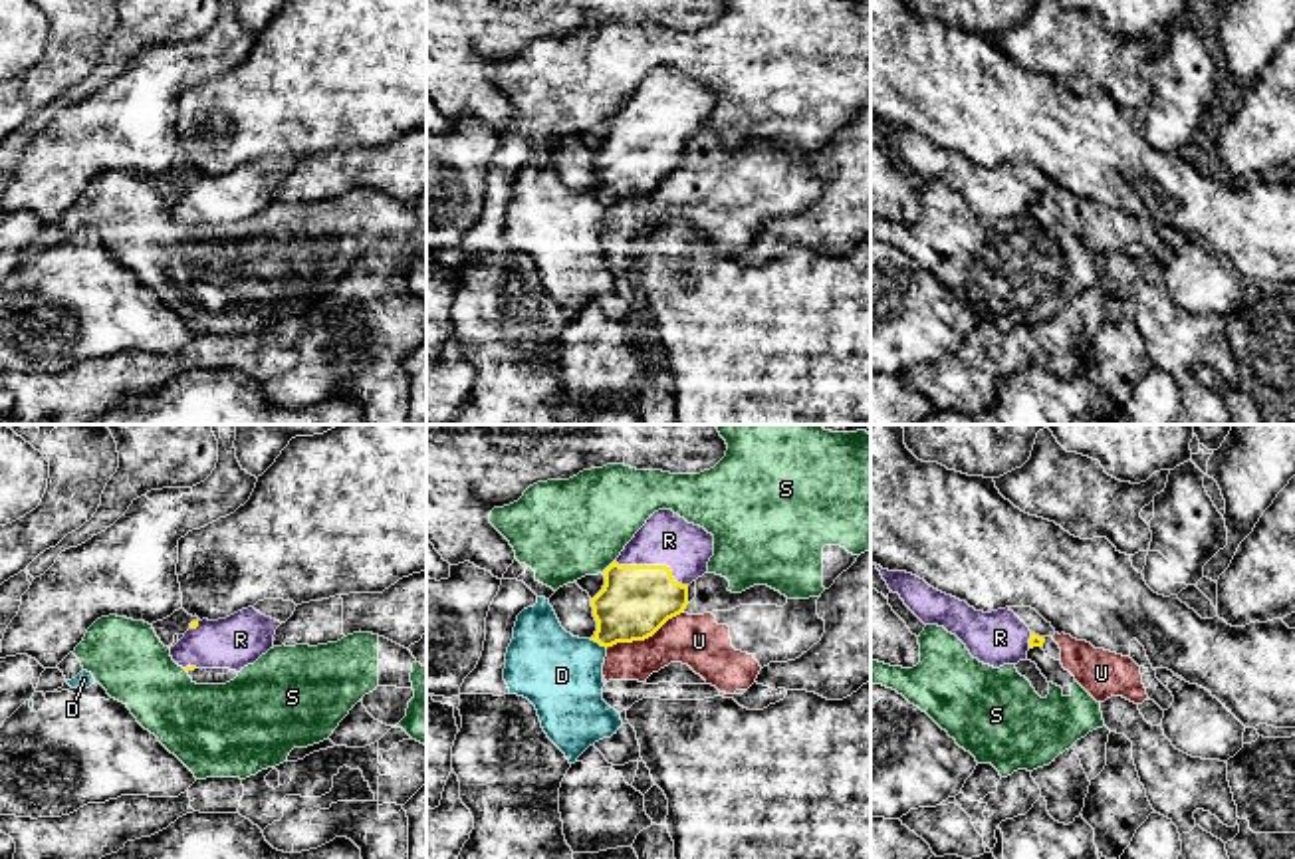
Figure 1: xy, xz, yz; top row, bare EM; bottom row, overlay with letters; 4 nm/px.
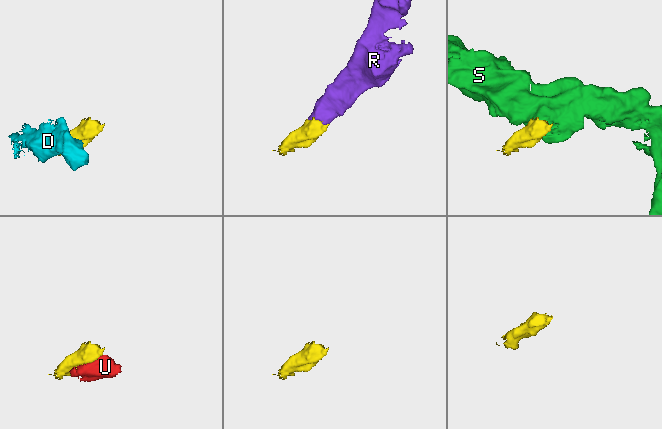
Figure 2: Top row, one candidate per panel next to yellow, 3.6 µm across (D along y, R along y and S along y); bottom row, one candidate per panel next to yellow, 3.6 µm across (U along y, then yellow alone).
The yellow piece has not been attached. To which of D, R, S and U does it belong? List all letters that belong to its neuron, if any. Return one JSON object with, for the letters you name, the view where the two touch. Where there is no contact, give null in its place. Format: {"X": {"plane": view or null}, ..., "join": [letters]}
{"R": {"plane": "xz"}, "join": ["R"]}

